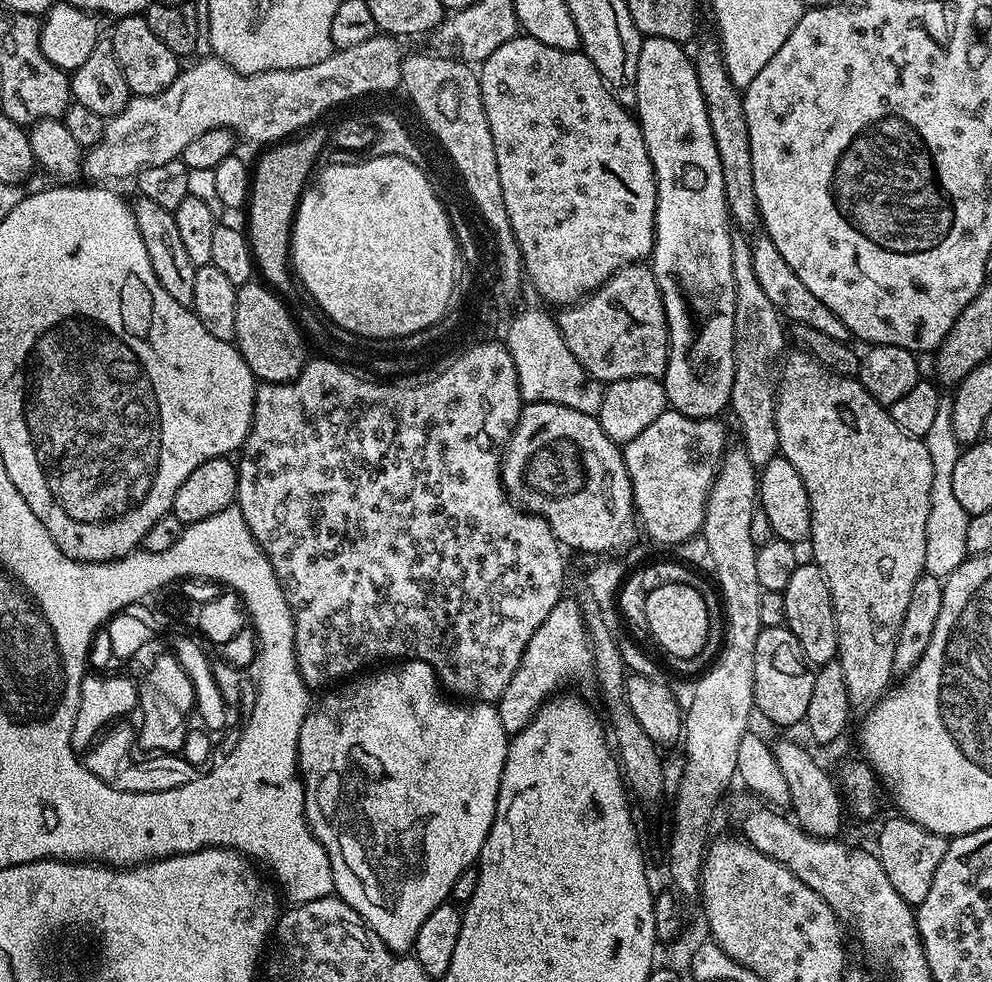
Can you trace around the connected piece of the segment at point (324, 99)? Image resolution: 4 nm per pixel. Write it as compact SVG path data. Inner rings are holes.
M375 34L370 39L356 46L341 48L333 51L322 62L305 68L290 70L270 70L258 74L242 74L225 62L215 58L200 58L185 67L170 82L166 90L153 96L132 96L128 105L105 123L104 134L98 143L92 145L84 154L82 172L89 176L92 182L112 182L108 180L124 180L135 177L146 166L158 166L162 162L170 162L183 157L186 146L198 138L198 134L206 134L206 130L226 128L237 137L245 136L260 146L268 146L279 142L309 126L315 125L316 120L327 108L335 109L352 93L367 92L373 89L377 94L384 94L392 87L400 84L400 62L402 51L395 39L387 34Z

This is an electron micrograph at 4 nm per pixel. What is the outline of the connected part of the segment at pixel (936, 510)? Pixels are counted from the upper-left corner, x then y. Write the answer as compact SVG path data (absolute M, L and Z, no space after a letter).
M941 395L938 415L922 439L926 450L930 450L930 462L934 466L934 482L930 490L930 518L926 518L924 571L929 576L947 578L969 557L966 550L966 526L970 519L968 512L962 510L958 498L954 495L954 466L958 463L962 445L958 438L954 438L954 402L951 395Z

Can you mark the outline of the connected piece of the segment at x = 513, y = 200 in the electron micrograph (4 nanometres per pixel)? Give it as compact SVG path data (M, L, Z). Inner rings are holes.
M517 34L510 42L502 42L490 58L482 61L478 68L482 106L486 110L486 122L490 122L490 134L494 138L494 154L498 154L498 178L502 182L502 199L506 201L506 214L510 214L510 226L524 259L527 283L536 287L540 296L545 296L555 306L567 306L581 300L589 292L613 276L619 268L628 264L644 262L651 257L656 238L656 175L646 150L640 121L629 109L622 107L614 98L608 84L598 74L594 62L583 51L563 52L554 50L534 38Z

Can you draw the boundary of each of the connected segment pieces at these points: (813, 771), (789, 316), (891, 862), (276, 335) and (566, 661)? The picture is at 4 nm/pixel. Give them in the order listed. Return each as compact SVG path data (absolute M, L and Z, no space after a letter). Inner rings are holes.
M780 740L771 745L774 758L778 762L778 770L782 770L782 778L786 778L786 786L790 790L788 804L796 811L795 823L806 834L818 840L830 840L839 837L840 823L846 812L842 805L842 792L832 781L832 776L803 748L792 740Z
M766 234L757 235L756 238L757 240L753 239L750 244L754 274L758 277L766 298L770 298L770 302L774 302L781 317L792 324L805 324L810 326L810 330L819 330L820 333L826 334L826 338L851 341L853 334L842 322L842 318L838 318L838 314L834 314L834 310L830 310L830 306L818 302L818 298L814 298L814 294L810 294L810 289L801 282L798 274L794 274L794 270L790 270L790 262L786 262L786 258L782 258L782 254L778 254L778 246L774 246L772 239Z
M892 814L876 836L874 851L882 862L882 870L886 870L886 878L890 878L894 890L902 894L907 904L919 906L926 894L930 894L930 885L934 883L934 874L946 854L948 842L949 837L934 834L918 826L918 822L908 820L899 814Z
M249 282L237 287L234 343L240 357L244 359L246 366L250 366L257 381L266 384L285 384L298 378L298 374L309 359L310 353L304 349L306 336L294 319L289 305L271 287L256 283Z
M562 598L546 614L546 622L534 630L534 638L526 642L526 650L522 650L522 658L518 662L518 670L514 670L514 678L506 682L506 690L502 690L499 700L495 701L498 718L502 718L502 726L509 734L521 732L540 711L540 708L558 690L564 690L571 680L584 680L593 675L592 643L588 640L588 631L584 625L584 611L580 609L579 599Z

